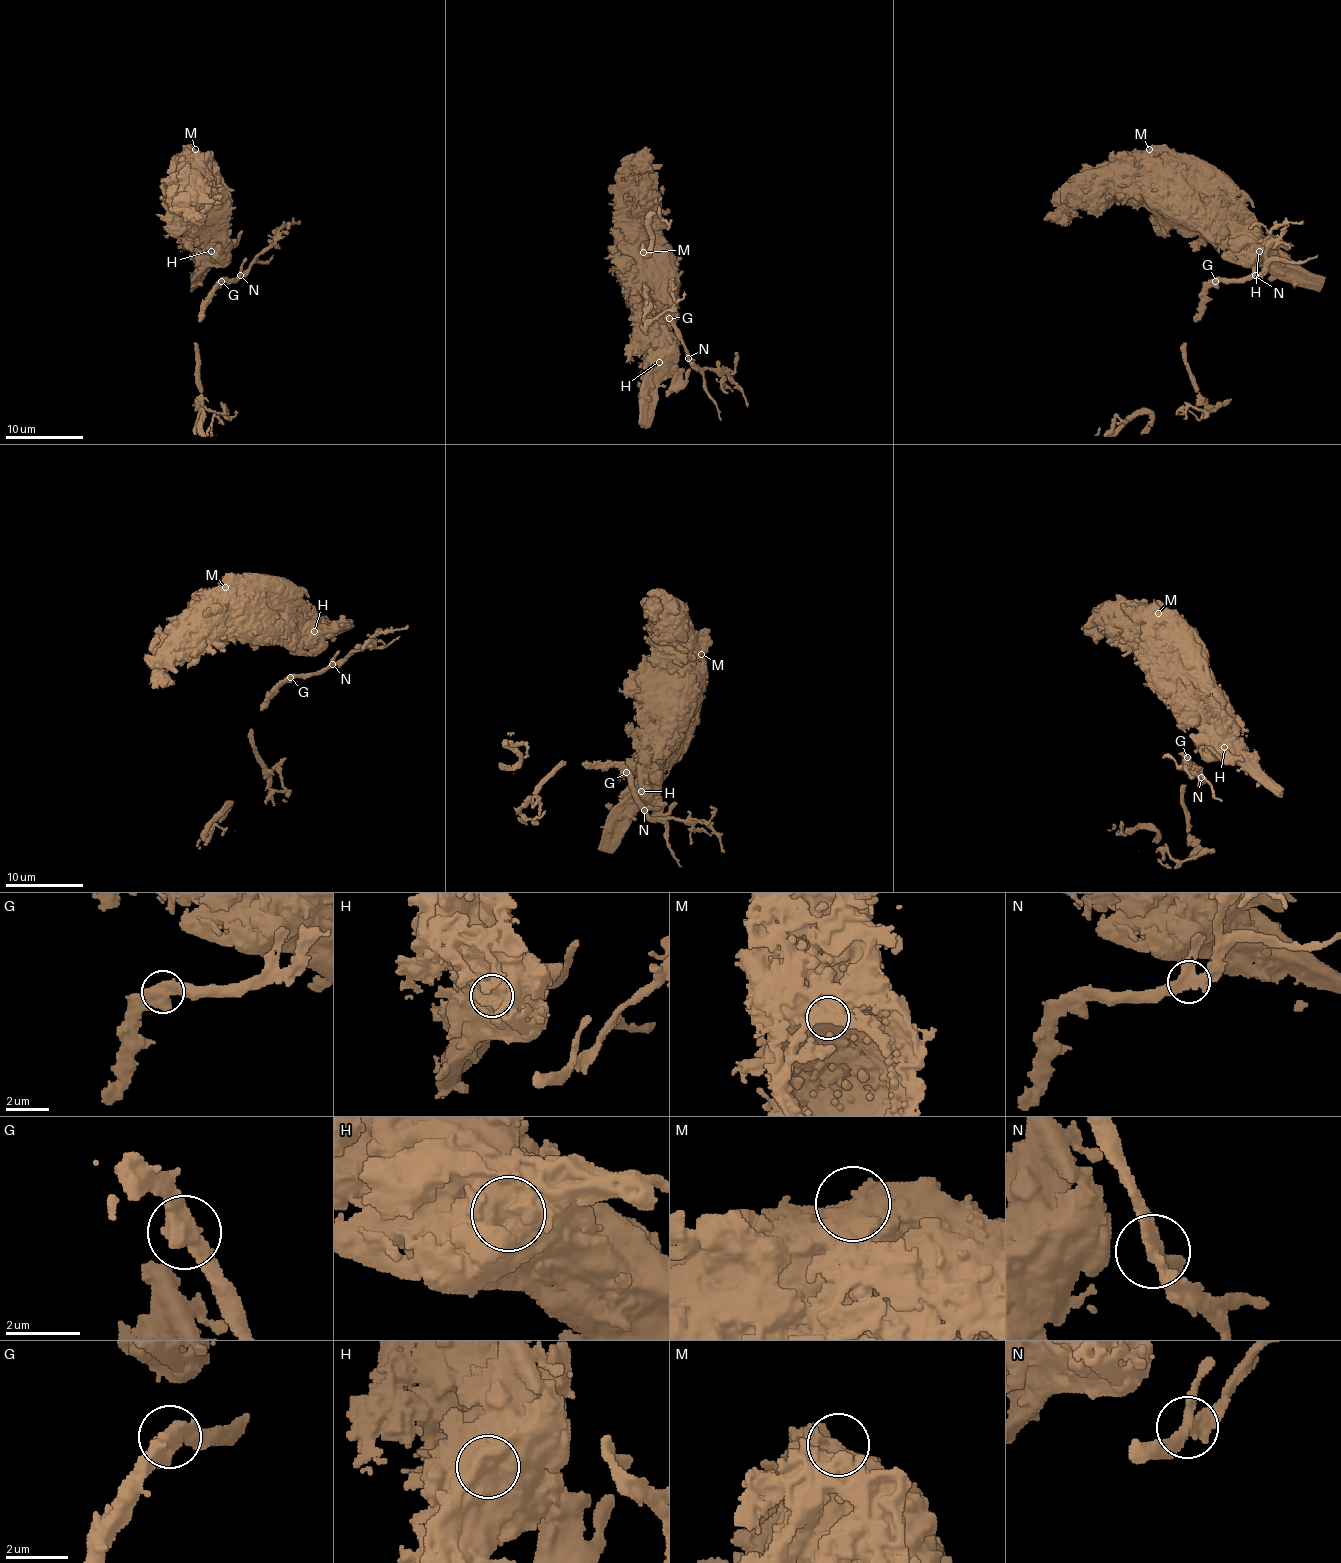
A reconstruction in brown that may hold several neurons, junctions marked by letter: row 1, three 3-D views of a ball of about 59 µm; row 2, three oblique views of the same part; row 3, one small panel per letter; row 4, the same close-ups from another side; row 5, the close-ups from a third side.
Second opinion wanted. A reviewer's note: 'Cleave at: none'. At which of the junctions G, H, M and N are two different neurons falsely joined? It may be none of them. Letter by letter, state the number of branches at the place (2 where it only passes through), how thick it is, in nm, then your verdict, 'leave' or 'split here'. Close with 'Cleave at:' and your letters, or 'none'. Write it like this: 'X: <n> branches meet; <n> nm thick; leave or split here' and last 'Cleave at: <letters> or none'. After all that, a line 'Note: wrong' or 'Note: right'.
G: 2 branches meet; 600 nm thick; leave
H: 1 branches meet; 1300 nm thick; leave
M: 1 branches meet; 1200 nm thick; leave
N: 3 branches meet; 360 nm thick; leave
Cleave at: none
Note: right

